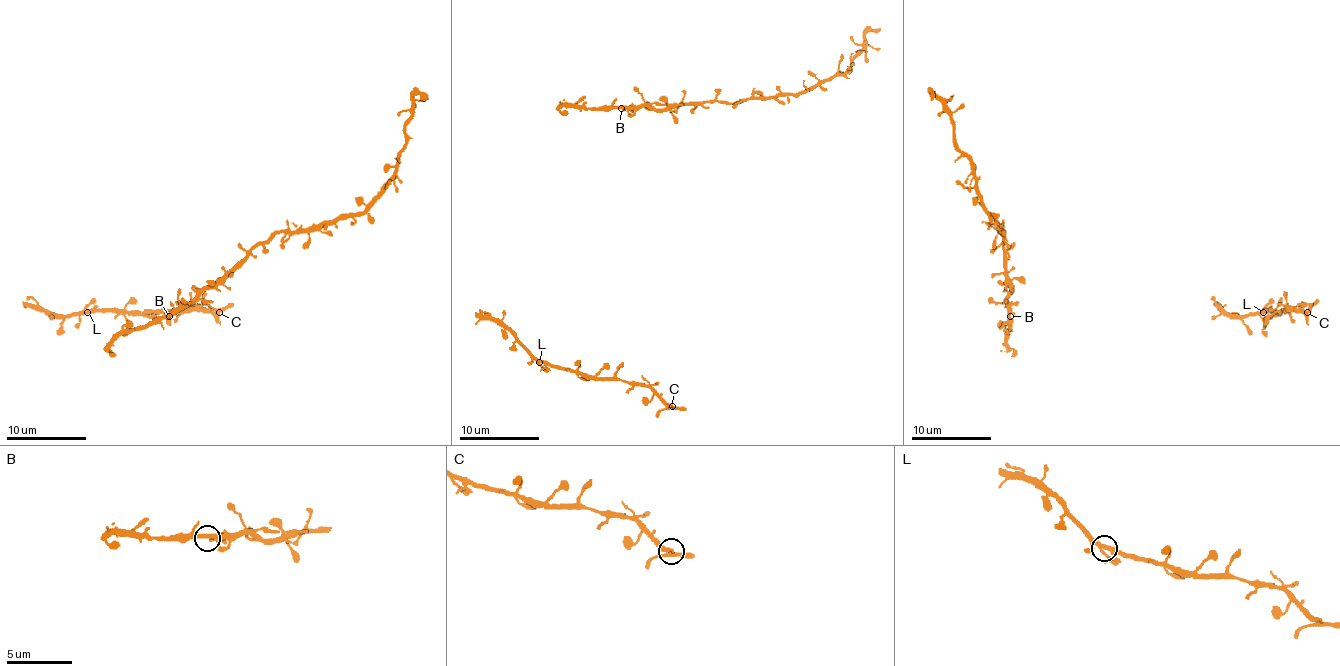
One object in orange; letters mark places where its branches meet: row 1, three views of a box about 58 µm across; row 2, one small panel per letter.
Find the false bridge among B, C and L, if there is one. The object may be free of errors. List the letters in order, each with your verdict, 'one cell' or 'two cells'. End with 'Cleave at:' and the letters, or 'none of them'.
B: one cell
C: two cells
L: one cell
Cleave at: C

